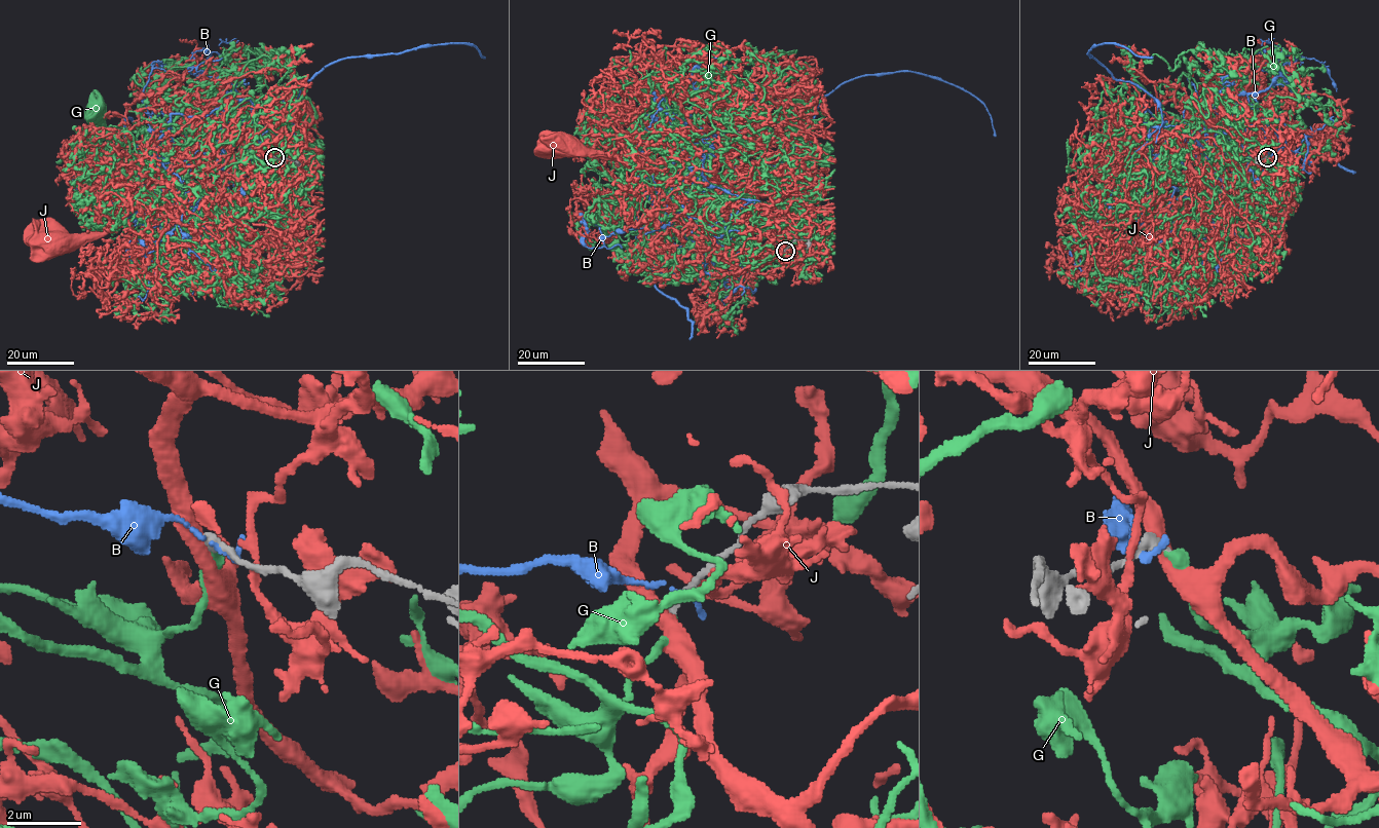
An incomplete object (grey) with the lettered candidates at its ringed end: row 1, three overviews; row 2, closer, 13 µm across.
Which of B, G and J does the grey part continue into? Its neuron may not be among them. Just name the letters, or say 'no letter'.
G

